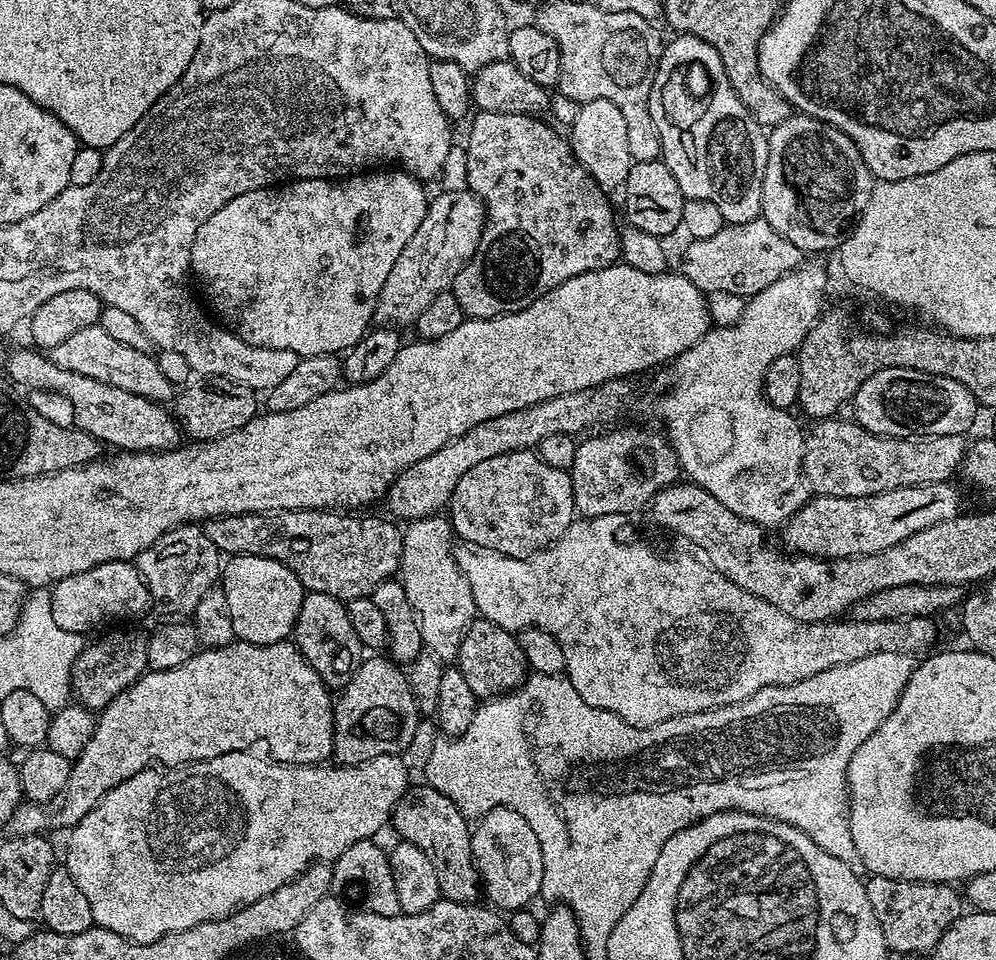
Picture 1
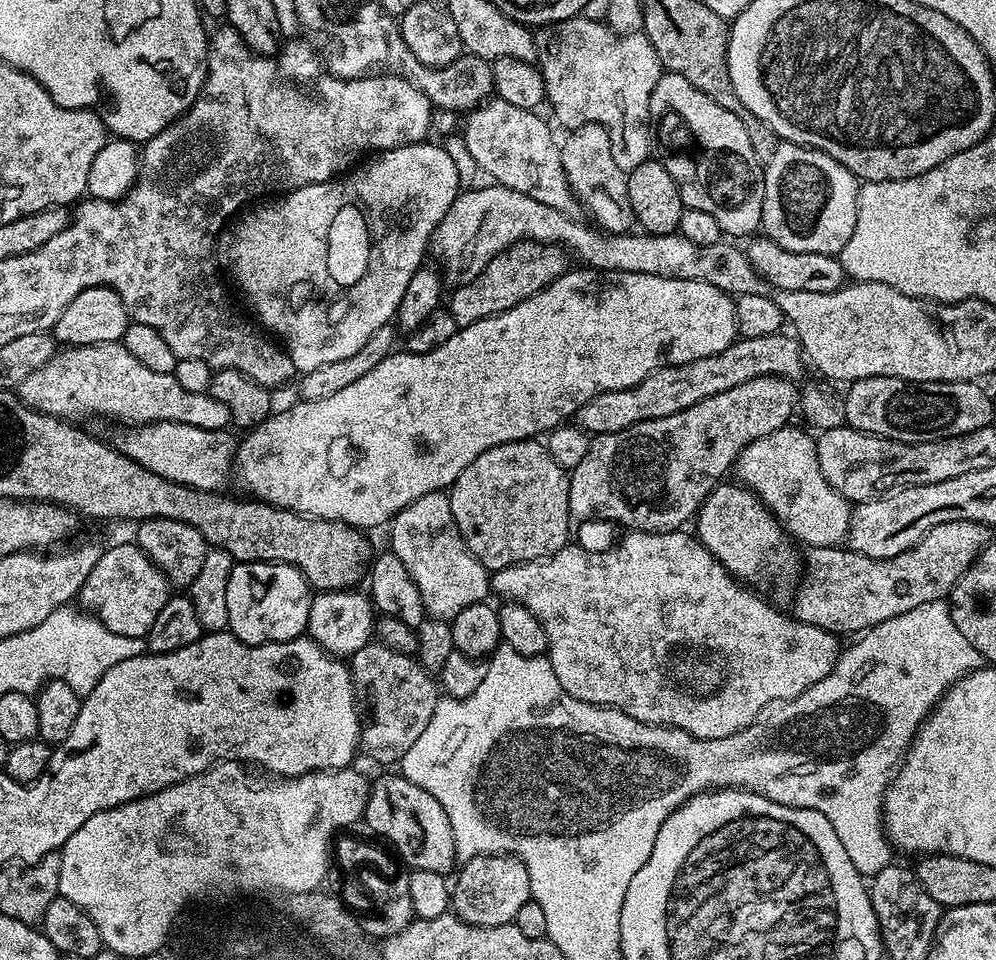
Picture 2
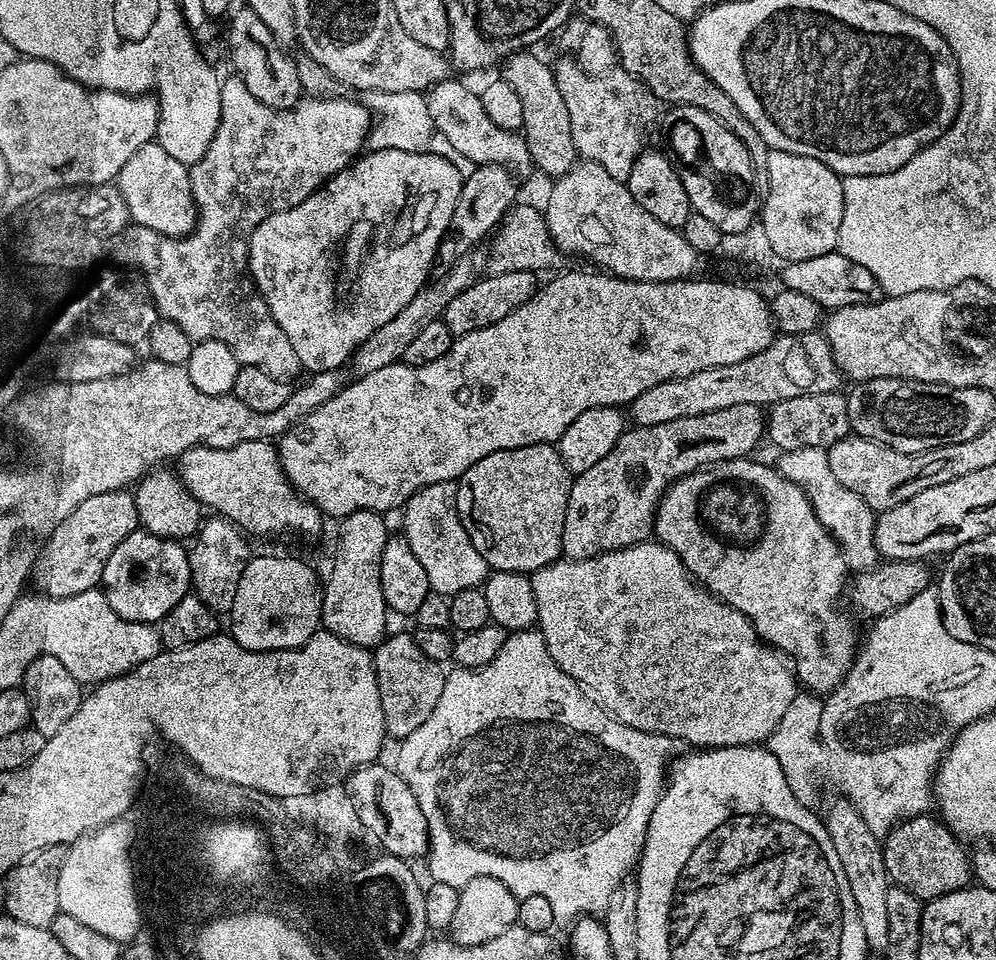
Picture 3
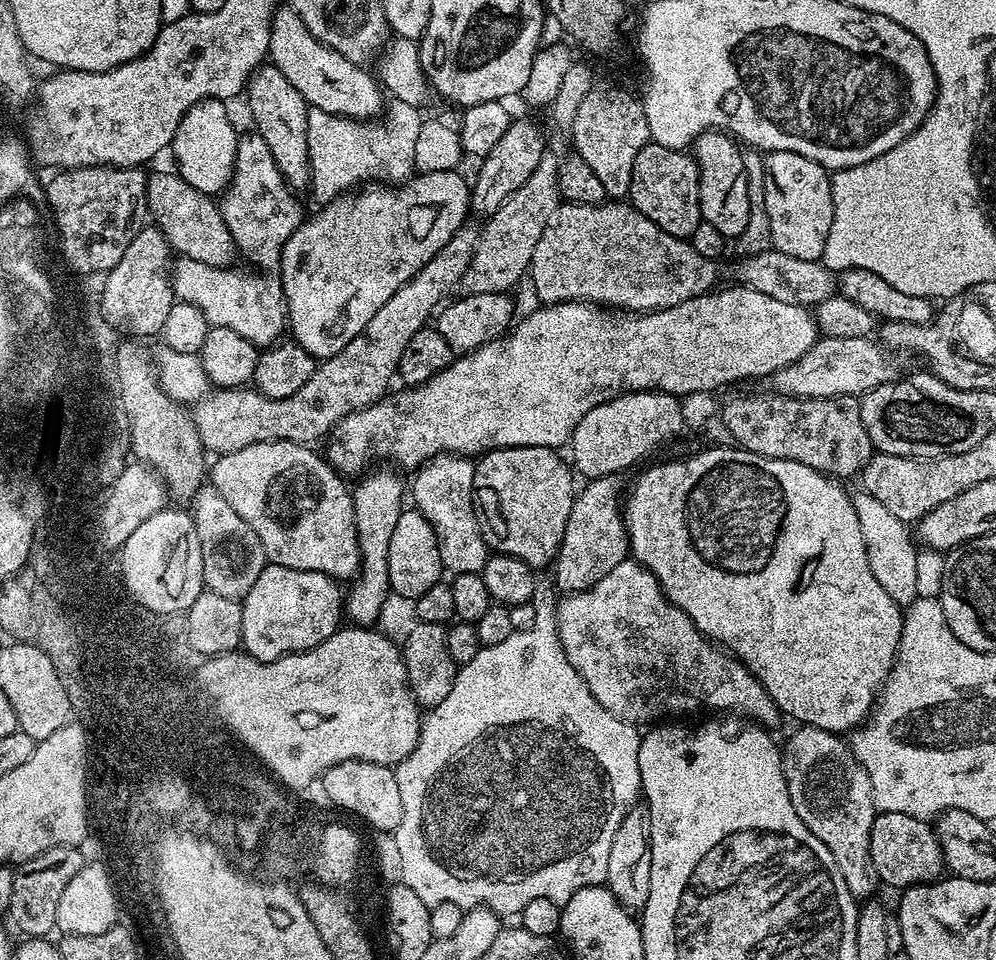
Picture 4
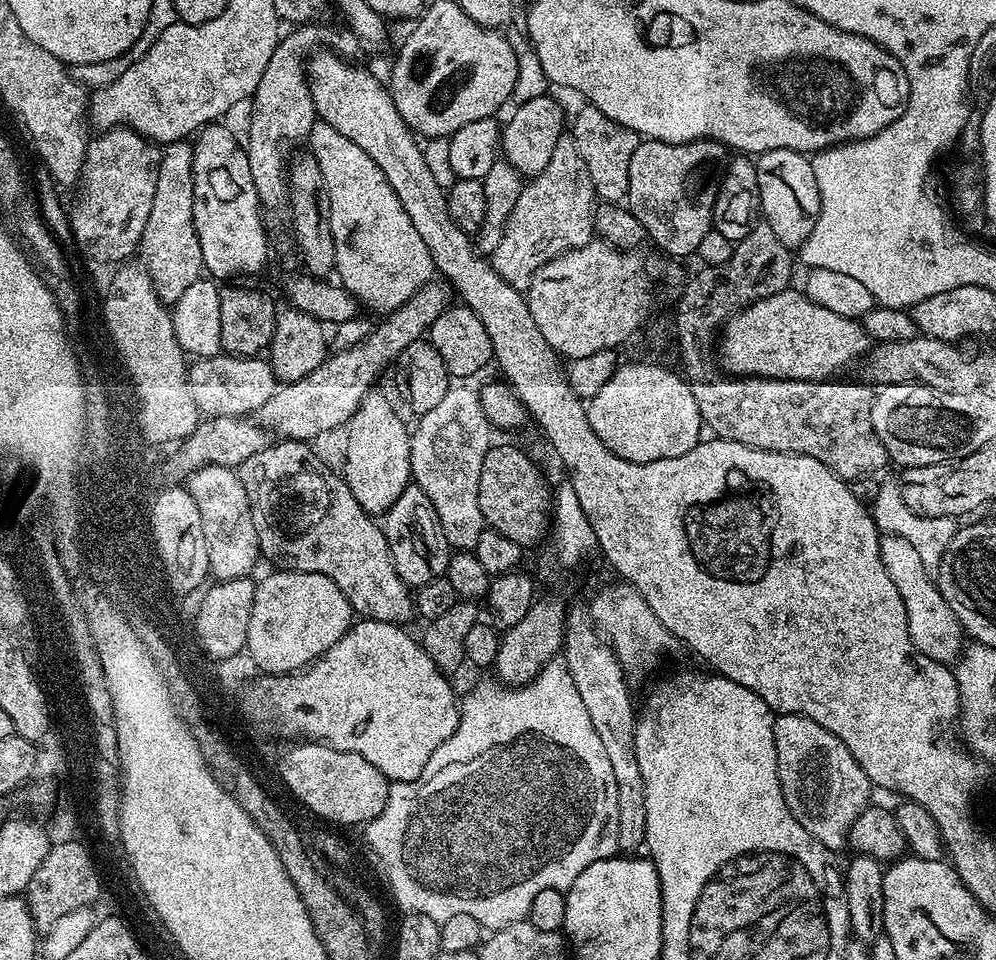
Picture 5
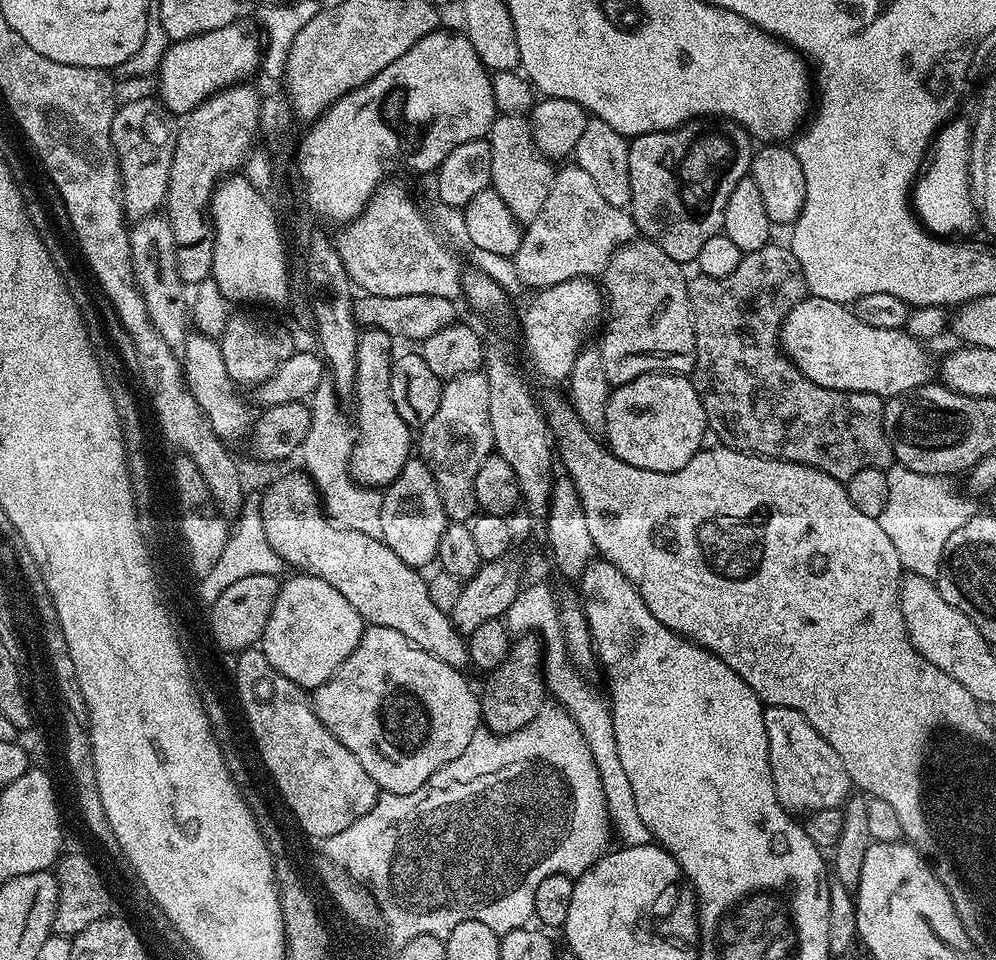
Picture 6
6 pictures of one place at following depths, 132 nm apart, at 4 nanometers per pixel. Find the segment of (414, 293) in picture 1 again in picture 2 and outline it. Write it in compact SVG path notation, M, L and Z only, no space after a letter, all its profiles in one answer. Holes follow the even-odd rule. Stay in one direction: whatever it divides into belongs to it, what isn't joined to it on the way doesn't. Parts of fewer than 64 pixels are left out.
M493 183L491 187L481 192L461 191L450 206L446 218L442 218L435 228L429 251L444 264L442 274L447 283L461 284L472 280L482 274L485 266L511 244L532 240L536 244L559 244L575 259L577 256L580 262L587 262L598 272L637 272L662 278L701 280L729 294L769 295L768 281L758 274L743 247L735 248L727 242L698 246L698 242L690 242L690 238L676 232L661 236L605 234L595 227L592 229L579 224L572 220L576 218L569 213L554 210L554 206L545 206L542 202L534 202L534 198L526 194L518 194L518 190L503 188L498 183Z

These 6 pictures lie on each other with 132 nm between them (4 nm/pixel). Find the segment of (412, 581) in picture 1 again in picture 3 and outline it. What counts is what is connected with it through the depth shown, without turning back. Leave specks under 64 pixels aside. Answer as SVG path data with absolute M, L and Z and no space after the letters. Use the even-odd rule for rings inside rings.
M453 481L427 484L404 503L402 515L402 534L410 542L410 550L414 550L418 562L422 562L422 570L426 570L431 591L451 598L462 590L480 588L488 579L488 563L482 558L482 554L478 554L478 550L474 550L470 534L466 534L466 526L462 526L458 518L456 486Z

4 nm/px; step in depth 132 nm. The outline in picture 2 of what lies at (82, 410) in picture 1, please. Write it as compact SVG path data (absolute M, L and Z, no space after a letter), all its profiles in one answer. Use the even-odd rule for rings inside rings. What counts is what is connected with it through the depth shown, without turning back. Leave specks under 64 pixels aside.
M158 422L157 424L137 424L127 429L128 436L120 436L114 440L115 447L121 454L129 456L134 462L146 466L154 474L166 478L170 482L178 482L182 486L190 486L207 492L220 492L228 476L233 475L234 461L238 447L237 437L231 436L228 430L202 430L198 426L186 426L182 422Z

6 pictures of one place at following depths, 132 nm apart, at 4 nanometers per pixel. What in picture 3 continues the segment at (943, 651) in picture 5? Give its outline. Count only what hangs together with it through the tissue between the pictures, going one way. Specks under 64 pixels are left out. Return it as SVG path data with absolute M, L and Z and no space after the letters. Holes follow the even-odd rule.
M803 448L793 452L780 452L778 467L780 473L790 482L794 482L808 496L816 517L827 532L840 543L849 569L853 573L869 572L876 567L881 554L876 549L874 530L876 529L877 513L854 490L846 490L838 478L830 471L828 453L822 448Z

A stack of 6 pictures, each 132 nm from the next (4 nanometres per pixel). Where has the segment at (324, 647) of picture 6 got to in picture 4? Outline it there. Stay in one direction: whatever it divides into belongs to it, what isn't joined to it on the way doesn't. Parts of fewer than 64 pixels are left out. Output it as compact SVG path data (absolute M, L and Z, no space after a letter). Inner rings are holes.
M265 563L258 582L242 601L242 648L262 662L277 660L291 652L305 652L330 638L342 624L342 588L321 572L290 570Z

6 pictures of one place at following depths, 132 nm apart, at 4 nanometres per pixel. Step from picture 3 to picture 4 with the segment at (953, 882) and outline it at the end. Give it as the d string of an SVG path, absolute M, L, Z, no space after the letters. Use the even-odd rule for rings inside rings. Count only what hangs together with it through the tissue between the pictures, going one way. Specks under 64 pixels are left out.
M881 812L877 815L870 830L870 858L874 862L877 881L897 890L913 888L915 884L933 883L946 872L935 827L929 821L919 820L910 814Z

